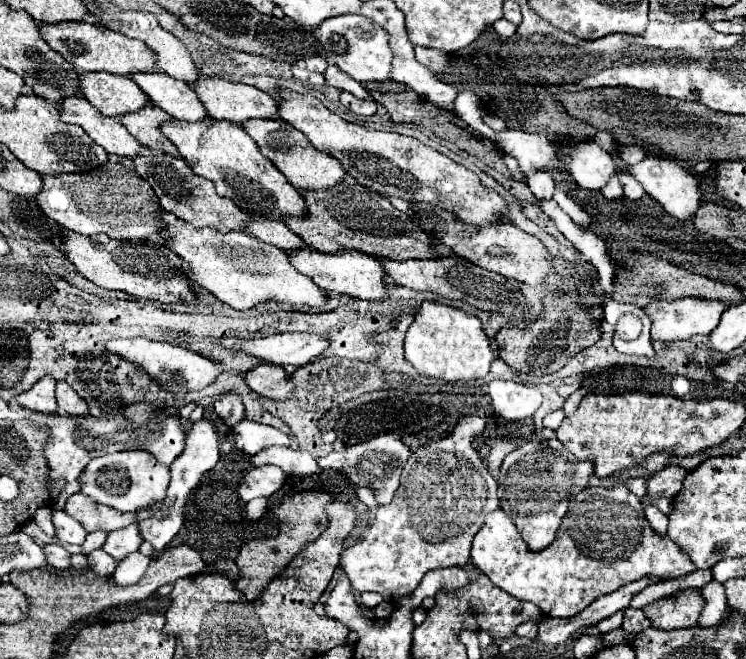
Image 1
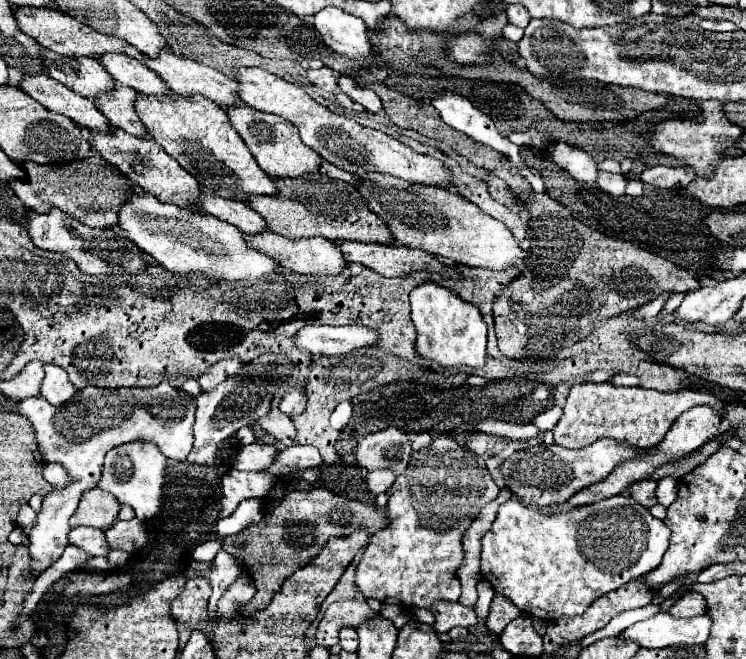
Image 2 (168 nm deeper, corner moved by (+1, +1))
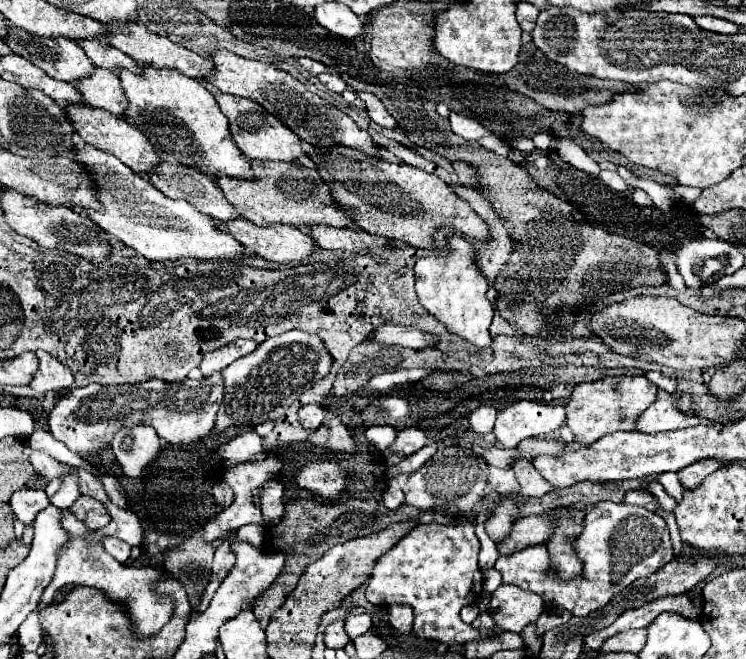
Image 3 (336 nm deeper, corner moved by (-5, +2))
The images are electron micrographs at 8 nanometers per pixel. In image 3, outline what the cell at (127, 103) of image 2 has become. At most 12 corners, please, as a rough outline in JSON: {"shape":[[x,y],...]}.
{"shape":[[95,67],[75,87],[87,105],[123,117],[117,73]]}

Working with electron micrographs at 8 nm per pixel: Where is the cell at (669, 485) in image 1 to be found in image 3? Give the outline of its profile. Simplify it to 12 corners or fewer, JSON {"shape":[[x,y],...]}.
{"shape":[[627,491],[623,501],[655,511],[655,499],[649,493]]}

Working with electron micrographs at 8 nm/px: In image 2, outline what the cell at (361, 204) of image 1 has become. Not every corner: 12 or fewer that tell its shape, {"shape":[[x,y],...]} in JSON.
{"shape":[[323,174],[277,178],[251,196],[287,238],[395,246],[349,182]]}

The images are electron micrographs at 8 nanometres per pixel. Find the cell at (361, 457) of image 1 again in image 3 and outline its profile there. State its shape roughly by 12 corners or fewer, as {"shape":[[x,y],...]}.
{"shape":[[407,427],[399,431],[389,453],[417,453],[427,441],[425,431]]}

